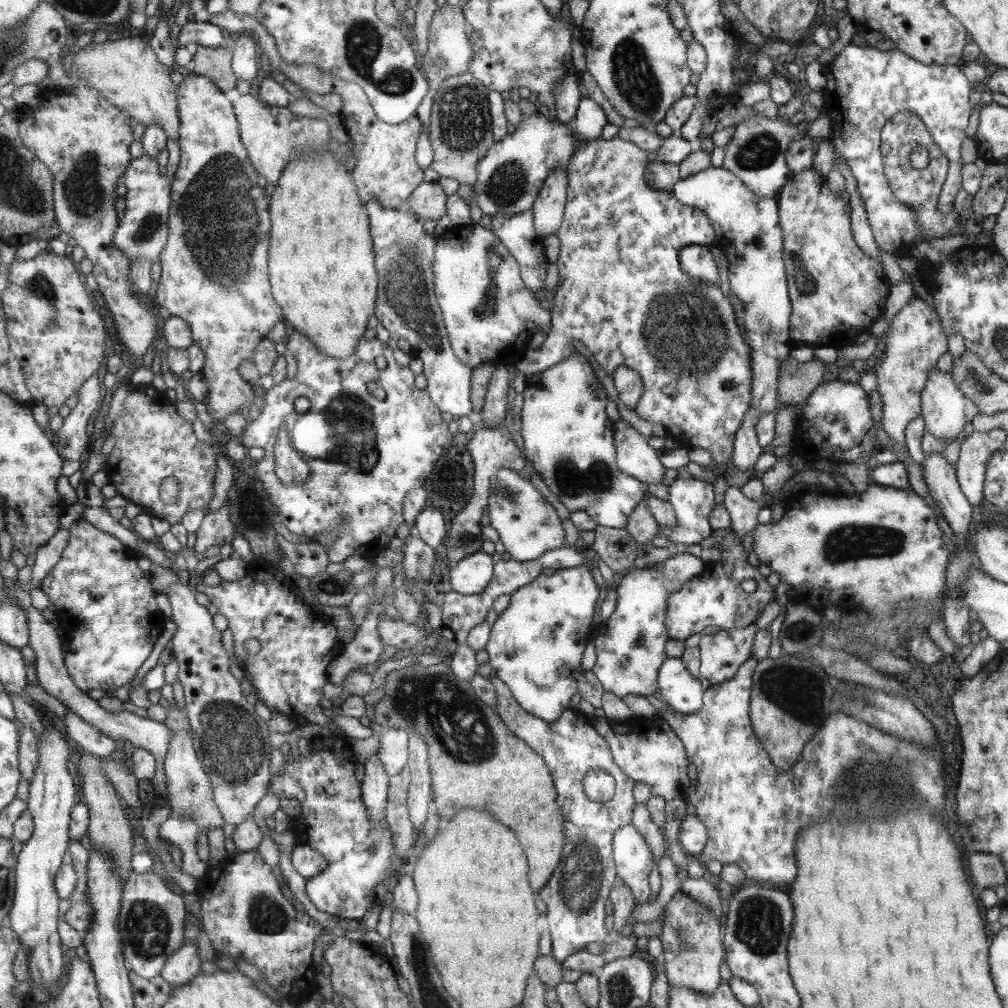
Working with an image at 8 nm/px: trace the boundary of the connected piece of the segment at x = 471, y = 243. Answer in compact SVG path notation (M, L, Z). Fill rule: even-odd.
M467 222L462 225L453 226L443 235L439 236L437 243L437 260L434 260L433 263L433 274L437 301L440 302L441 311L444 313L445 326L448 329L449 340L452 342L453 351L463 364L470 365L471 368L475 368L482 364L515 366L517 362L525 357L525 352L528 350L531 336L536 332L548 332L548 330L552 328L552 324L550 324L550 311L553 308L552 304L549 307L550 309L548 308L546 310L540 308L540 306L536 306L534 296L530 294L528 286L524 286L524 278L521 276L521 268L518 268L516 258L506 249L505 244L500 242L498 236L494 236L490 230L486 230L486 228L483 228L479 223L472 224Z

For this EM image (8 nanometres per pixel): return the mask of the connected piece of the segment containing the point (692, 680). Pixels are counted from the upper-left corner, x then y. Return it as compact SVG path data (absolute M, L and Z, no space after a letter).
M666 658L658 672L658 688L662 699L677 712L685 715L701 712L705 692L700 679L686 669L681 658Z

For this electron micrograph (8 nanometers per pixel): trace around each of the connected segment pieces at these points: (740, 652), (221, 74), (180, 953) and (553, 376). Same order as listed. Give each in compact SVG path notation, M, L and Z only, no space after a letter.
M752 623L742 628L702 635L697 646L701 650L702 678L712 685L732 680L740 666L749 659L758 630L756 623Z
M197 46L193 56L194 74L207 76L214 80L222 92L236 88L236 73L230 68L232 56L223 47Z
M186 940L186 946L182 946L166 959L160 976L173 989L178 989L185 986L192 978L202 974L200 966L202 960L196 942Z
M578 351L572 353L568 359L544 373L537 389L525 390L520 397L525 457L532 462L544 484L550 488L552 494L556 494L570 513L583 511L600 526L624 529L630 515L643 502L649 486L618 468L614 422L606 414L606 391L587 359Z

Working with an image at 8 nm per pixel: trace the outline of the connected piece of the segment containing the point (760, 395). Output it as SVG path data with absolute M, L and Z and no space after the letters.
M710 166L688 178L681 178L673 186L673 193L682 204L702 209L706 216L709 216L718 237L716 245L724 253L730 264L728 274L730 287L734 295L744 305L744 328L746 328L746 336L748 336L750 346L753 349L753 400L750 402L745 420L742 420L741 428L738 428L737 431L733 450L733 470L746 472L746 470L753 468L762 455L756 423L758 423L760 413L776 412L780 406L778 404L778 373L781 372L781 365L789 358L791 350L794 348L792 336L790 336L790 316L793 314L793 307L789 298L786 268L782 259L783 235L780 216L778 216L778 201L776 197L756 195L742 179L724 166Z

